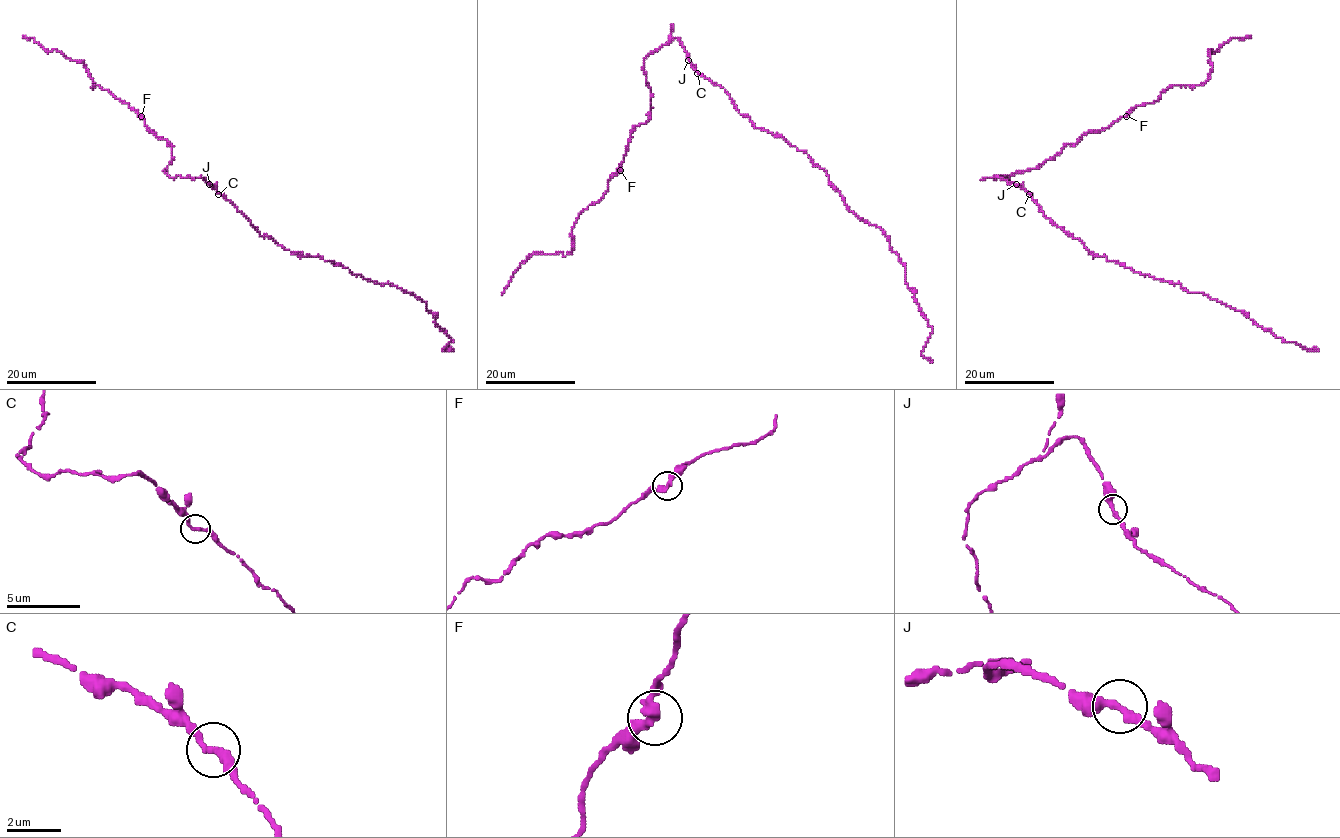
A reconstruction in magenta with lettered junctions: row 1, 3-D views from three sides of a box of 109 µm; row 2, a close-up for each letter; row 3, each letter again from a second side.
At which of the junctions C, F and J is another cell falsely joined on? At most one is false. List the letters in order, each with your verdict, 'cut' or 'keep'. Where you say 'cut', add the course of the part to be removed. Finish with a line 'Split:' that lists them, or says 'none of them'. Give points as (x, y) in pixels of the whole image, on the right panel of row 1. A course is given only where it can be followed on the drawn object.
C: keep
F: keep
J: keep
Split: none of them

